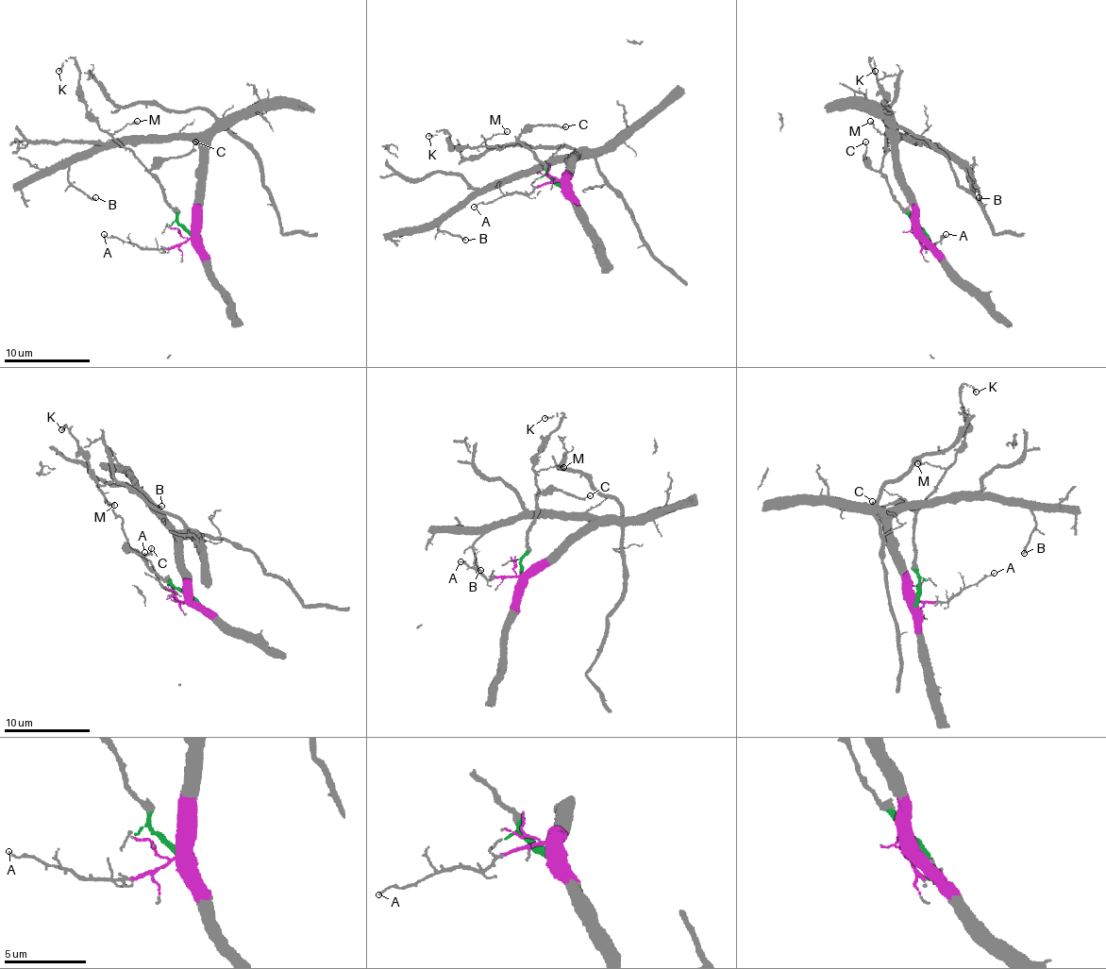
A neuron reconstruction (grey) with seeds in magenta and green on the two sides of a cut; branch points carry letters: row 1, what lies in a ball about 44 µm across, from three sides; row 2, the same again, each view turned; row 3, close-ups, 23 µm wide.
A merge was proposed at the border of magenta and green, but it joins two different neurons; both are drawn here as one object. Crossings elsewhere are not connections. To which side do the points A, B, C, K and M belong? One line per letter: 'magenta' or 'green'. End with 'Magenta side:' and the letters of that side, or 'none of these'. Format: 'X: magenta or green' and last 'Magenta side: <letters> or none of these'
A: magenta
B: magenta
C: green
K: green
M: green
Magenta side: A, B

